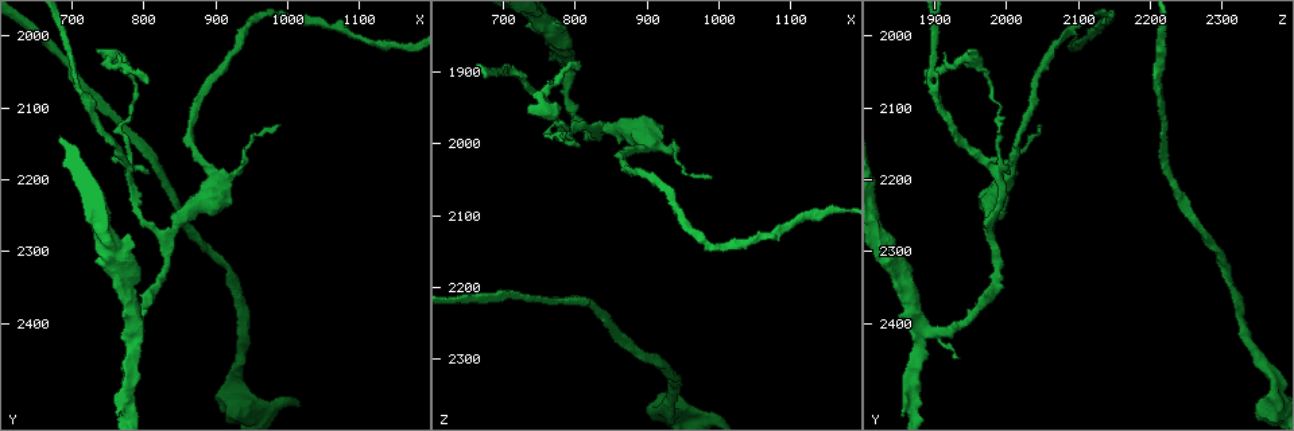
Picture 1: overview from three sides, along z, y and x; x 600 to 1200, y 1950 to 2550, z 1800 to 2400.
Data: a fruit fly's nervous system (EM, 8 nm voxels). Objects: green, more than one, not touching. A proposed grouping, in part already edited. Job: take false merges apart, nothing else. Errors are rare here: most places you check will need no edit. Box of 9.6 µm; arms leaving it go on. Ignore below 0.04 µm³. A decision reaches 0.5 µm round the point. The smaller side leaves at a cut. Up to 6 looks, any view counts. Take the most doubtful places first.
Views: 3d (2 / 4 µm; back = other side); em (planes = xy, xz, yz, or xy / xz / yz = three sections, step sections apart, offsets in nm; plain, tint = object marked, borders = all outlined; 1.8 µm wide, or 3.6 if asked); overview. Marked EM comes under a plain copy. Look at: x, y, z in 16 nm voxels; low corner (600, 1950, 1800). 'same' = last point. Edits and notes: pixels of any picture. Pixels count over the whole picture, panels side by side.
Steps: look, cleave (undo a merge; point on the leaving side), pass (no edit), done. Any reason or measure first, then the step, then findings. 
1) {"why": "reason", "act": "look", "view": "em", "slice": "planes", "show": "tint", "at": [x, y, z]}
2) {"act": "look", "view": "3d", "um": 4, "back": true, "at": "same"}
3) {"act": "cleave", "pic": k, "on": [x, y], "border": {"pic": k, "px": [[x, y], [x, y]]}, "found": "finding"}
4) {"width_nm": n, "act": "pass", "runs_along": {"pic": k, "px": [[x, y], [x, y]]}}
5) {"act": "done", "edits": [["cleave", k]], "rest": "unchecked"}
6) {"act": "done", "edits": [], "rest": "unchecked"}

{"why": "three-way junction", "act": "look", "view": "em", "slice": "planes", "show": "tint", "at": [790, 2410, 1890]}

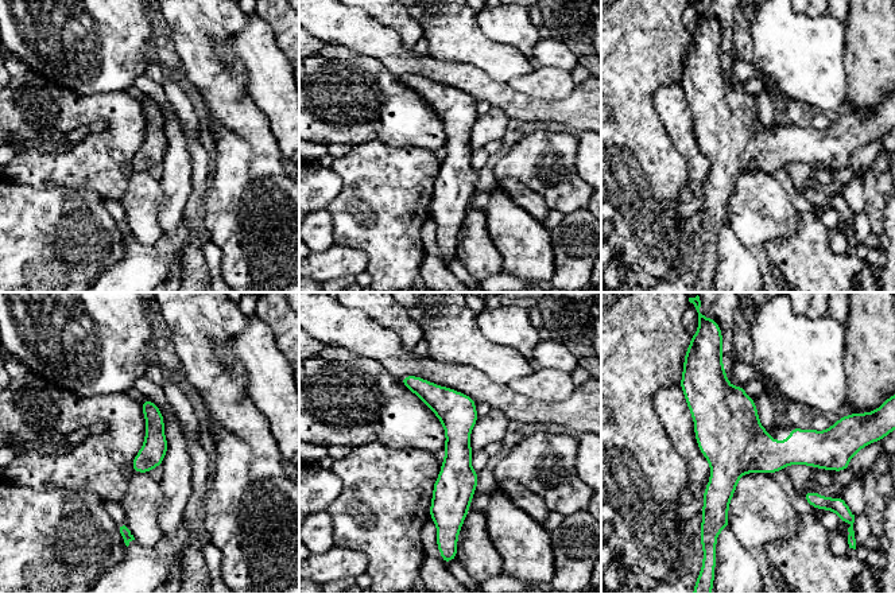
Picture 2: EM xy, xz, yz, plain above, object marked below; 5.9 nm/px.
{"act": "pass", "runs_along": {"pic": 2, "px": [[406, 379], [456, 420], [444, 524]]}, "found": "all the same neuron"}

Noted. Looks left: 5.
{"why": "three-way junction", "act": "look", "view": "em", "slice": "xy", "step": 4, "show": "tint", "at": [775, 2185, 1980]}

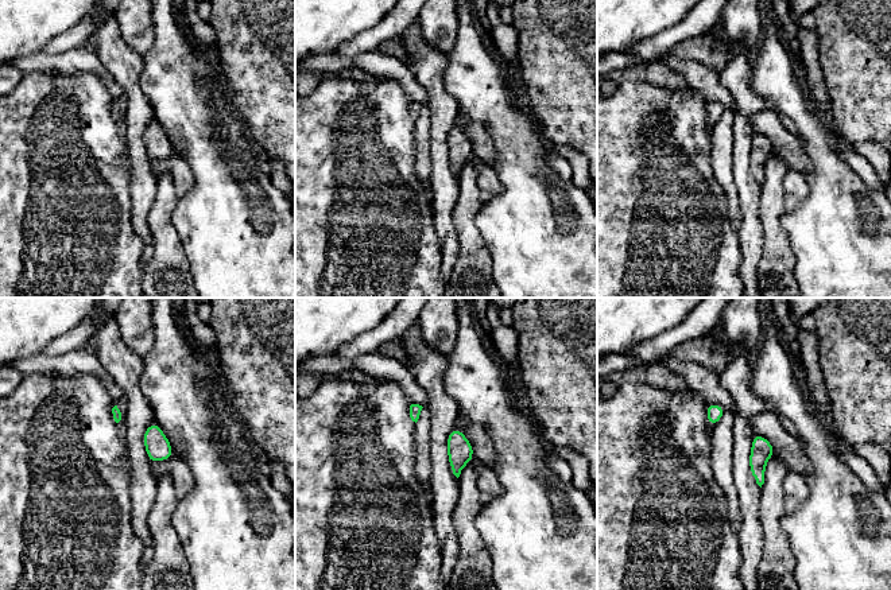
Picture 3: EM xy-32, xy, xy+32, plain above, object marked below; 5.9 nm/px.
{"act": "look", "view": "em", "slice": "planes", "show": "tint", "at": "same"}

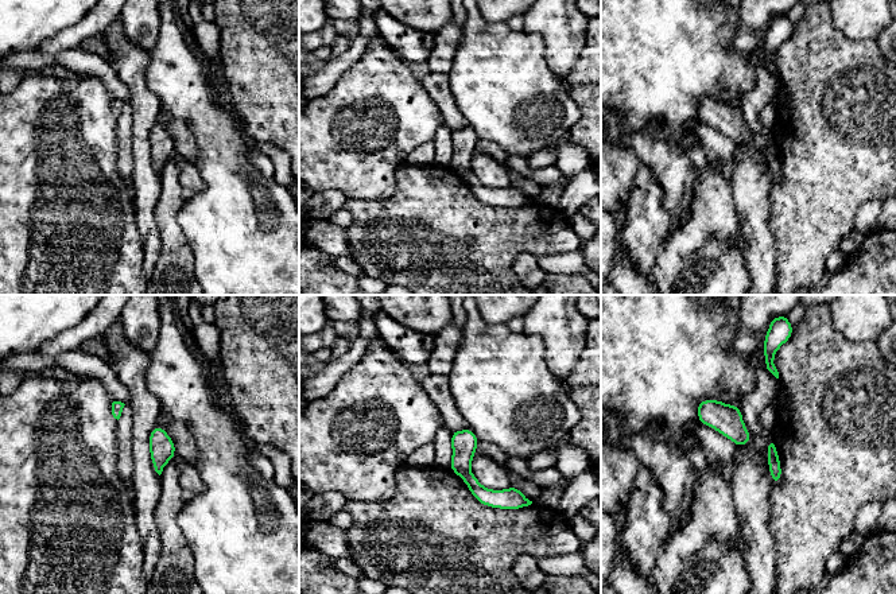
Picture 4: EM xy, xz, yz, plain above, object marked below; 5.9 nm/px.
{"width_nm": 140, "act": "cleave", "pic": 4, "on": [495, 499], "part_leaving": {"pic": 4, "px": [[468, 480], [484, 496], [515, 493]]}, "found": "two neurons meet here"}

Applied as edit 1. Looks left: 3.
{"act": "done", "edits": [["cleave", 4]], "rest": "unchecked"}

